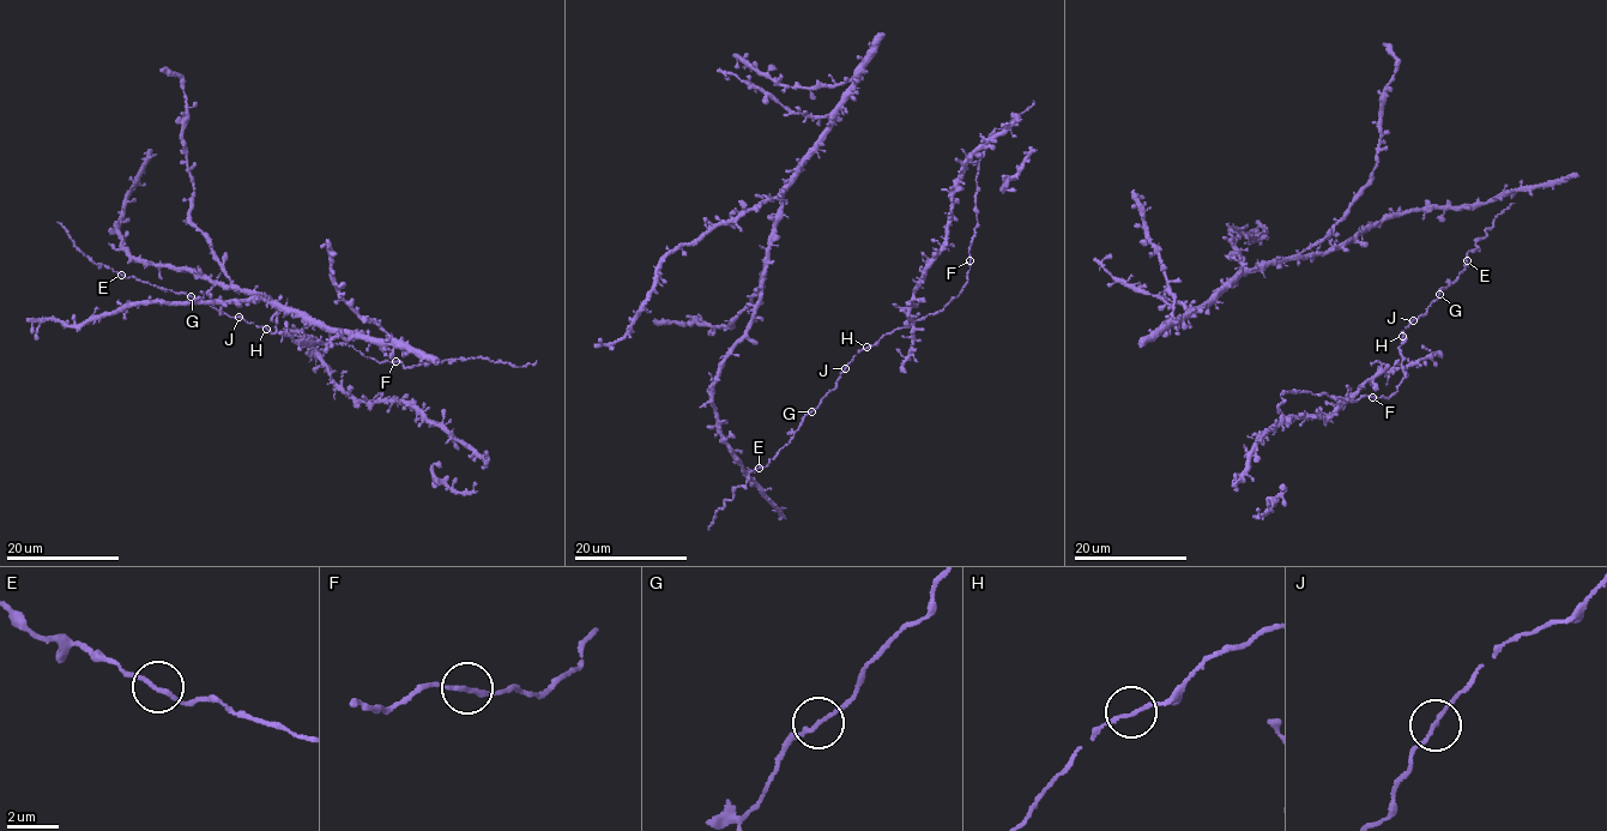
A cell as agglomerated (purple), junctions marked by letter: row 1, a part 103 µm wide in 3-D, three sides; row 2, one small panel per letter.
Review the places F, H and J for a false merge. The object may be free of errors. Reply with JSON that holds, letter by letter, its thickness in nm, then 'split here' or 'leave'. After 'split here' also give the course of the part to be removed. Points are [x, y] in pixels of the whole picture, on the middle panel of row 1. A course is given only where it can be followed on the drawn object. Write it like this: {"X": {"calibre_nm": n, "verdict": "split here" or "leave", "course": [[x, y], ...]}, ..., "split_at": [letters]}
{"F": {"calibre_nm": 160, "verdict": "leave"}, "H": {"calibre_nm": 160, "verdict": "leave"}, "J": {"calibre_nm": 160, "verdict": "leave"}, "split_at": []}

